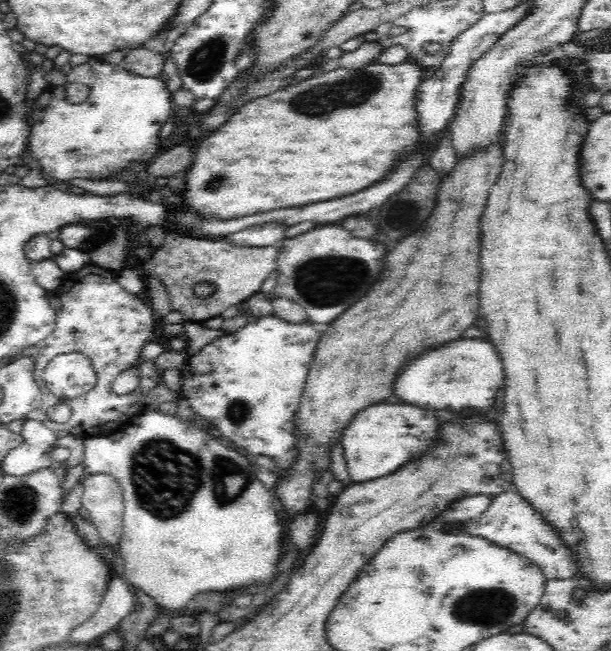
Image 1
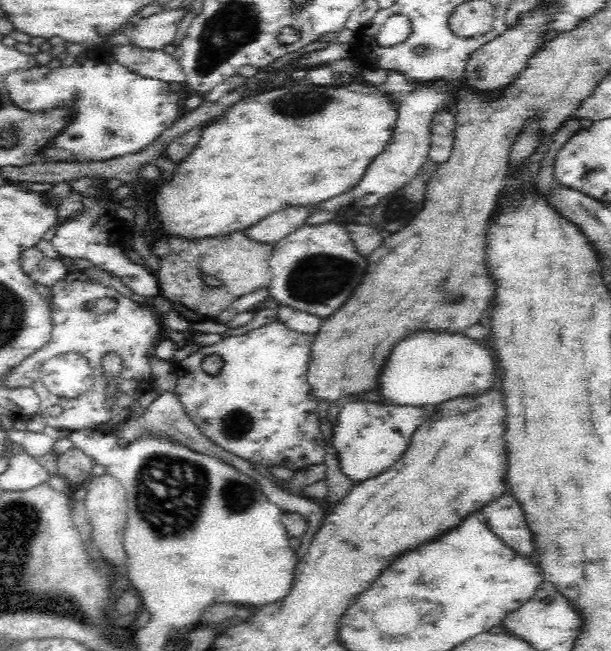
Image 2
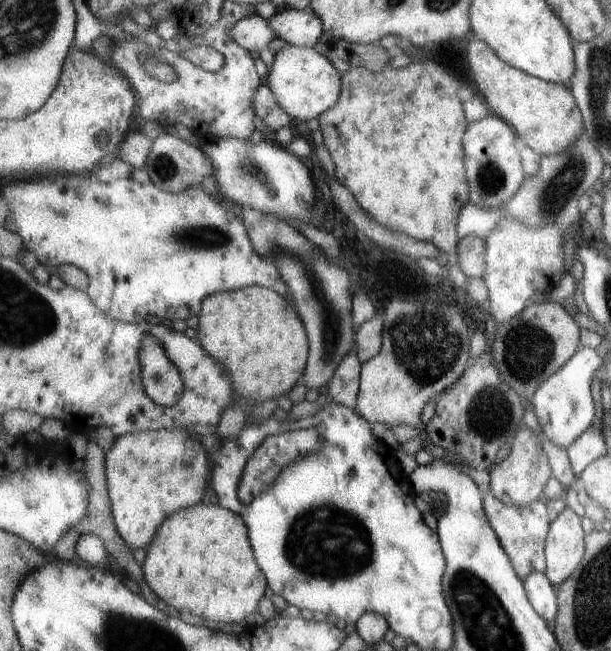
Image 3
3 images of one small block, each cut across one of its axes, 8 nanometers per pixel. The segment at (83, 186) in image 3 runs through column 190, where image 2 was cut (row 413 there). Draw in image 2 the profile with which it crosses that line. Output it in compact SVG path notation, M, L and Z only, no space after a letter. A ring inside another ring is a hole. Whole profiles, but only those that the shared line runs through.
M275 320L258 330L246 334L226 335L213 345L200 347L196 352L173 365L177 379L175 393L185 406L192 421L198 425L214 444L238 454L248 462L258 462L264 466L284 466L290 470L322 464L324 462L324 438L318 424L318 400L312 396L312 388L306 380L310 348L314 334L300 334L288 330L285 324ZM218 354L224 366L216 376L210 376L202 369L204 358Z

